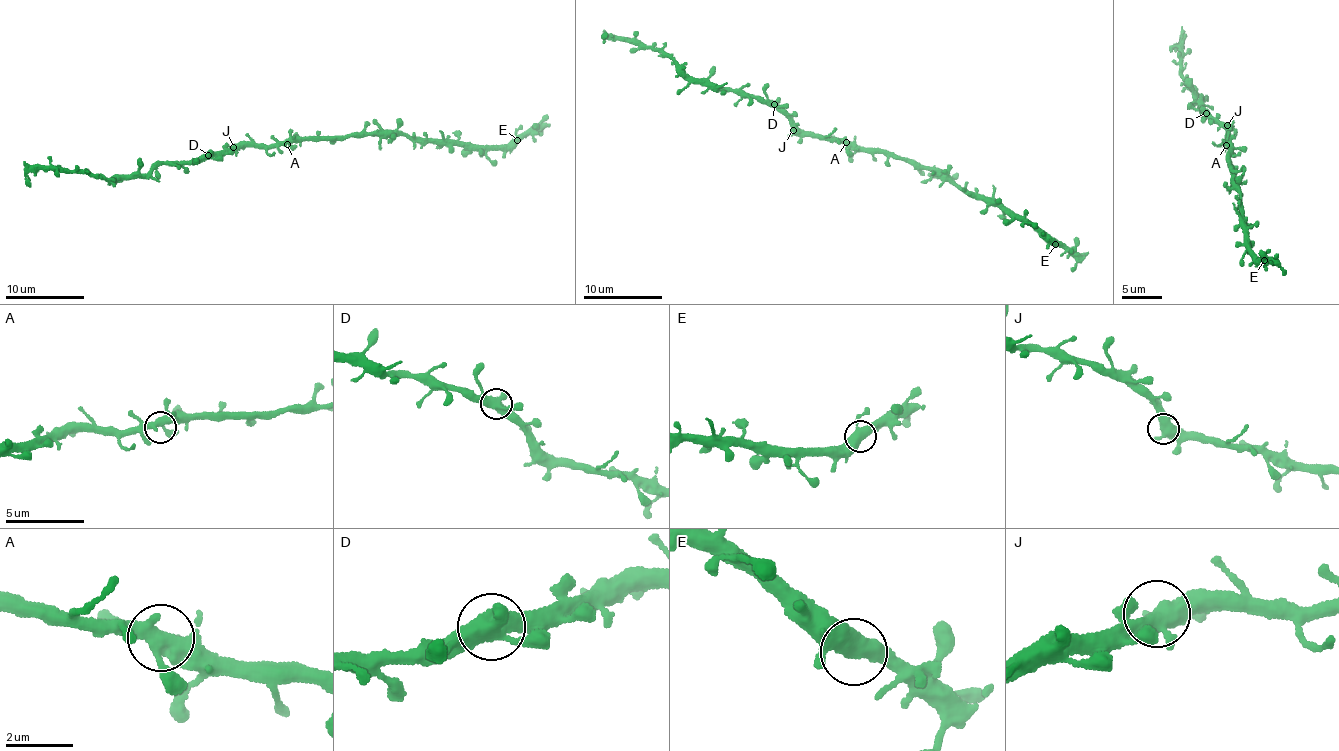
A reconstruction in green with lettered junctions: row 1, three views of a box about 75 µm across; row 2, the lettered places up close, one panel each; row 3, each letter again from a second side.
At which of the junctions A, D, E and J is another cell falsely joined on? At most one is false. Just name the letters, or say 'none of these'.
none of these

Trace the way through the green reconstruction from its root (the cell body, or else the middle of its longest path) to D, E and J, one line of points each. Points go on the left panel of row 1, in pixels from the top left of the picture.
D: (284, 141), (275, 146), (248, 144), (208, 154)
E: (284, 141), (340, 140), (348, 136), (398, 132), (480, 149), (517, 140)
J: (284, 141), (275, 146), (240, 143), (233, 147)

